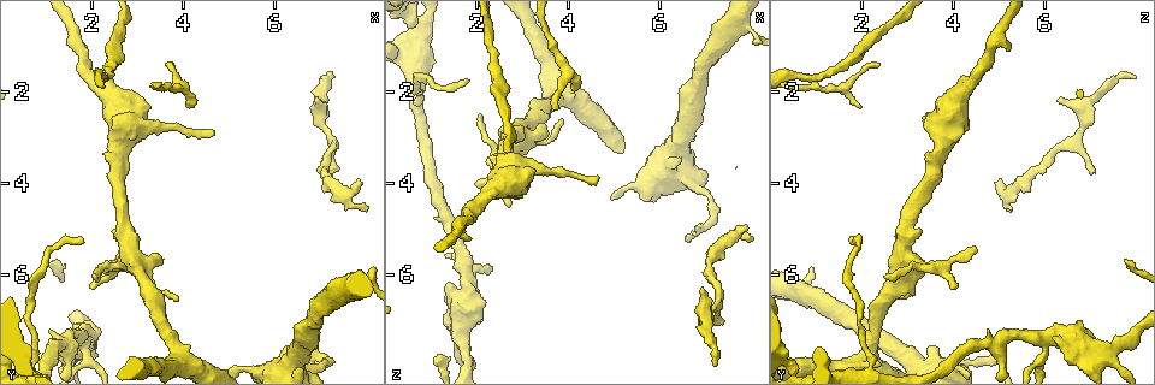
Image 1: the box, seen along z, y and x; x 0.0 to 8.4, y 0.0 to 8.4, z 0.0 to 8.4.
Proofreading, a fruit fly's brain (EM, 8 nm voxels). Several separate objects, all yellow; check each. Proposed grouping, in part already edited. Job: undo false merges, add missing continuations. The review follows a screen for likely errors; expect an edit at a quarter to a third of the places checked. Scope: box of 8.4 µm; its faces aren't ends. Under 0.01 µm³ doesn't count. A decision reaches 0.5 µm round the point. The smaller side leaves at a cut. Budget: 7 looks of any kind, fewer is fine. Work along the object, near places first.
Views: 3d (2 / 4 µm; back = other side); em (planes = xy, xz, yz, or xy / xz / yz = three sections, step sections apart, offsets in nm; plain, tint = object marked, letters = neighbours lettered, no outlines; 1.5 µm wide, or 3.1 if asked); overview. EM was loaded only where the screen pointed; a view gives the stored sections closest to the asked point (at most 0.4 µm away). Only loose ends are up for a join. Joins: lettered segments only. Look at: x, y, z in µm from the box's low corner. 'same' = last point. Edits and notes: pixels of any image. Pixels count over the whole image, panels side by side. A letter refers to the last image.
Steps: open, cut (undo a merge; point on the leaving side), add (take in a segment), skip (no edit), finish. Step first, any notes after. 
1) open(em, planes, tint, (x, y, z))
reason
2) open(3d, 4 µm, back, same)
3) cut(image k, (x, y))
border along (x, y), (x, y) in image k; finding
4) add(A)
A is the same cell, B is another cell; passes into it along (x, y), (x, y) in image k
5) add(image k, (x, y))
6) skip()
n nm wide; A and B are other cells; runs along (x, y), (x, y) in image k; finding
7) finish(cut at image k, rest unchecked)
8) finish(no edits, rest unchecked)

open(em, planes, letters, (7.85, 3.90, 5.05))
free end

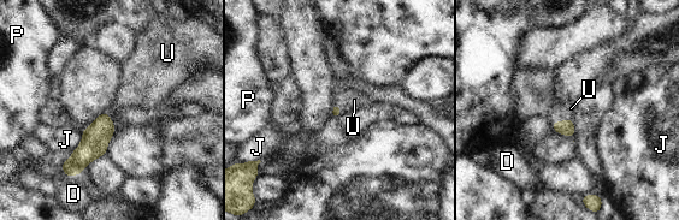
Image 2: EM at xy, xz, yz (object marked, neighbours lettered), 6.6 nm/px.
add(U)
J touches over 190 nm; U is the same cell, D, J and P are other cells; passes into it along (95, 138), (108, 117), (135, 90) in image 2; the neuron continues

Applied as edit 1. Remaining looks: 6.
open(em, xy, step 8, letters, (4.15, 2.35, 2.00))
an open end

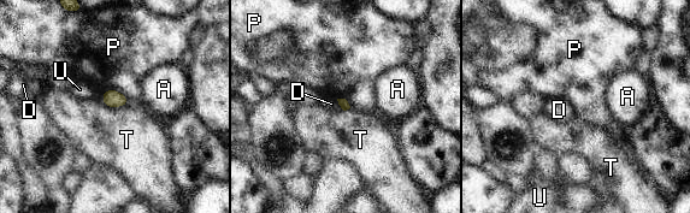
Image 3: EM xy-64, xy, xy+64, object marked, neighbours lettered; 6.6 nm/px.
skip()
A, D, P, T and U are other cells; no lettered segment goes on from it

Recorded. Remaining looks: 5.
open(em, xz, step 4, letters, (0.70, 7.75, 2.20))
two arms in line, one across

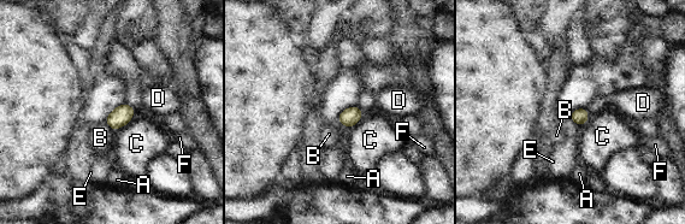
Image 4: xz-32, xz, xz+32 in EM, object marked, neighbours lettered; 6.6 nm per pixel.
skip()
A, B, C, D, E and F are other cells; border along (105, 122), (114, 131) in image 4; one neuron here

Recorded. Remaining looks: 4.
finish(add at image 2, rest unchecked)

